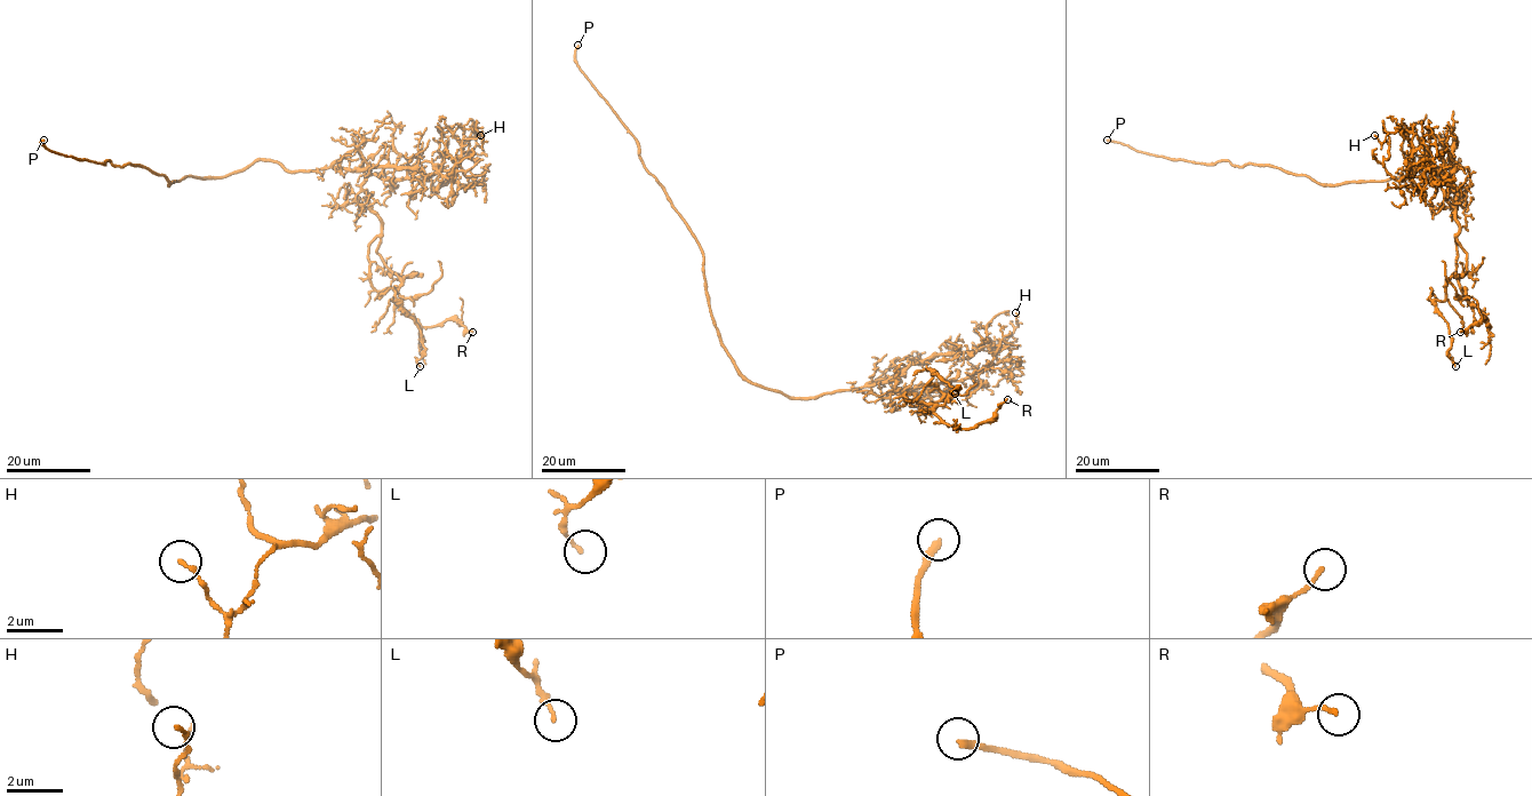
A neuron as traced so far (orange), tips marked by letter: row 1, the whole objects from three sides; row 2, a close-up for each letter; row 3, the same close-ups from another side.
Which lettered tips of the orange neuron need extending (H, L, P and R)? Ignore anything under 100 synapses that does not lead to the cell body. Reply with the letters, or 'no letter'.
P

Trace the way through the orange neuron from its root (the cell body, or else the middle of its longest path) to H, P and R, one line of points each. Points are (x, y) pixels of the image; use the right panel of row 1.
H: (1452, 169), (1459, 159), (1455, 170), (1420, 167), (1407, 177), (1413, 134), (1399, 129), (1382, 143), (1374, 135)
P: (1452, 169), (1444, 177), (1398, 176), (1319, 184), (1270, 166), (1170, 159), (1107, 140)
R: (1452, 169), (1459, 159), (1451, 169), (1443, 150), (1455, 193), (1455, 279), (1490, 326), (1481, 320), (1460, 332)

